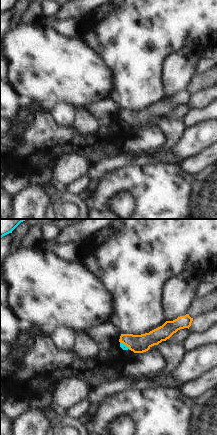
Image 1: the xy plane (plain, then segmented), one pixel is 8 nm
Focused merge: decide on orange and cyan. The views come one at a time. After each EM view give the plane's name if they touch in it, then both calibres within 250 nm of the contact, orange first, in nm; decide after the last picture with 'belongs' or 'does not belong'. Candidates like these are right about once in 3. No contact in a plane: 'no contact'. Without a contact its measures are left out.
xy | 140/50 nm

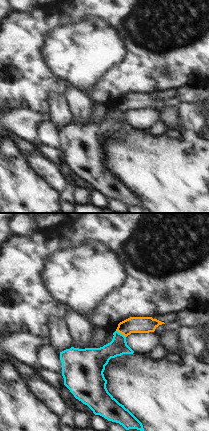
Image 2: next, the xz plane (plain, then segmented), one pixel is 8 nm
xz | 130/150 nm

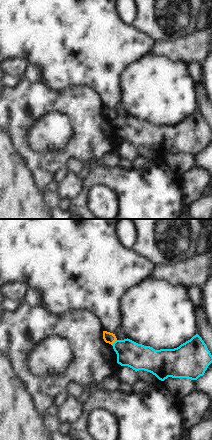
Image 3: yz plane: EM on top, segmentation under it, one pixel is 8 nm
yz | 90/200 nm

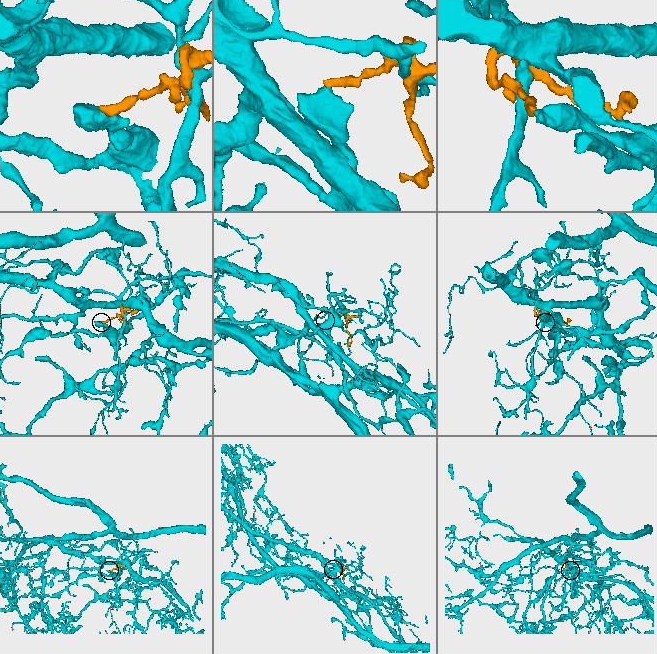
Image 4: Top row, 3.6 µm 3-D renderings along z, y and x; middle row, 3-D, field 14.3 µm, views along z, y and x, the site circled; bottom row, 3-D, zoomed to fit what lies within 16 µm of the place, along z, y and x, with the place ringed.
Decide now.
does not belong

